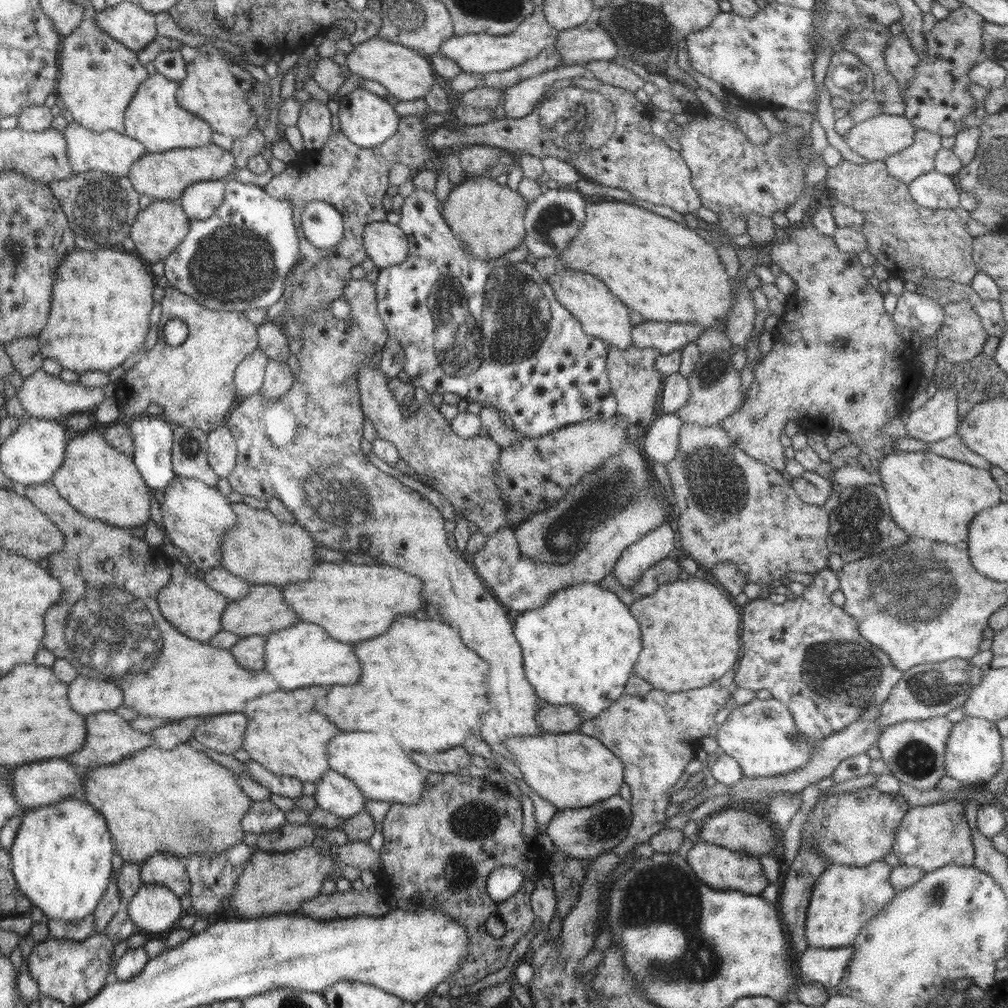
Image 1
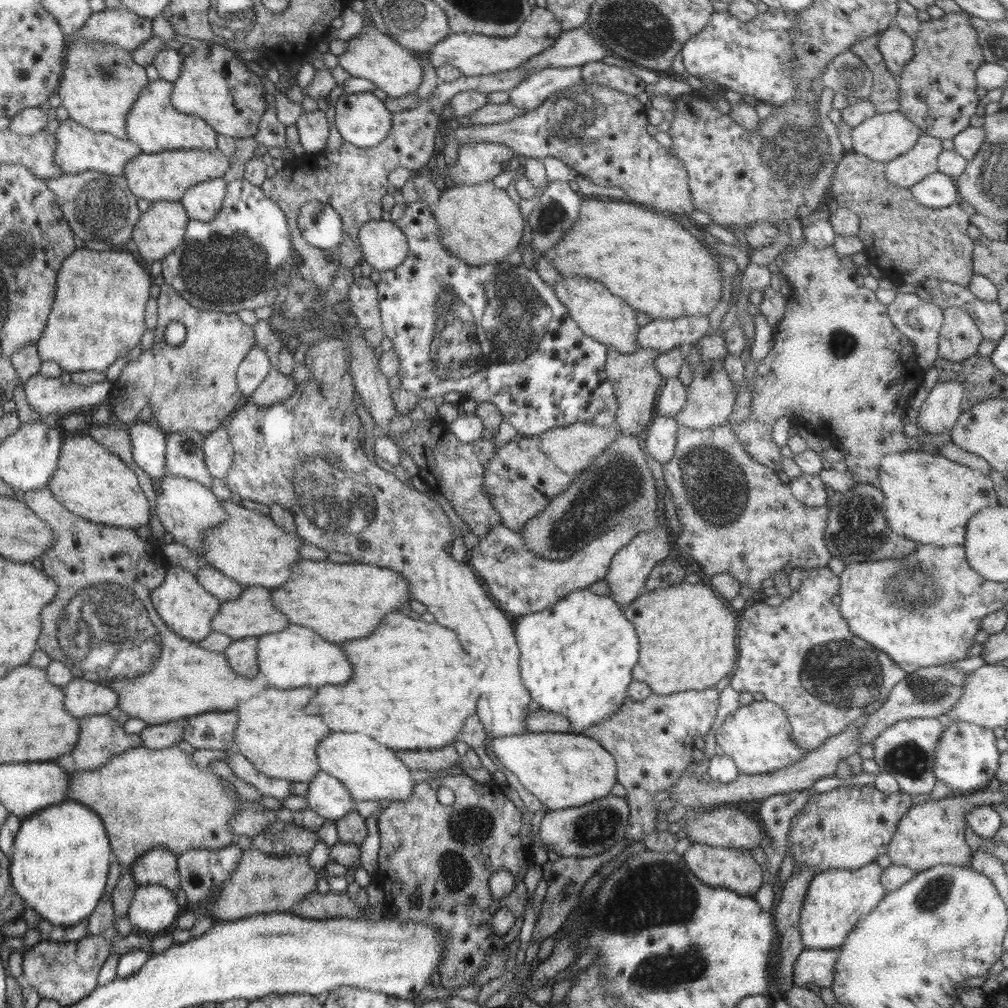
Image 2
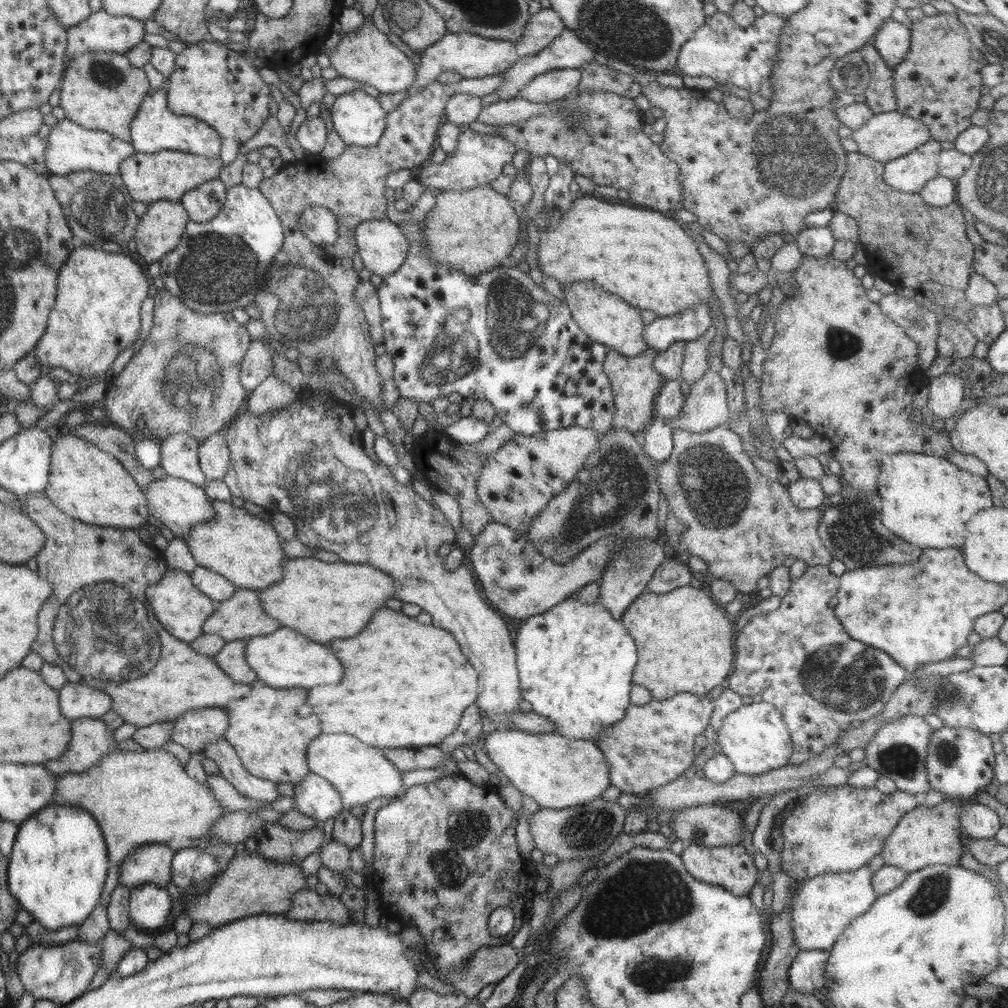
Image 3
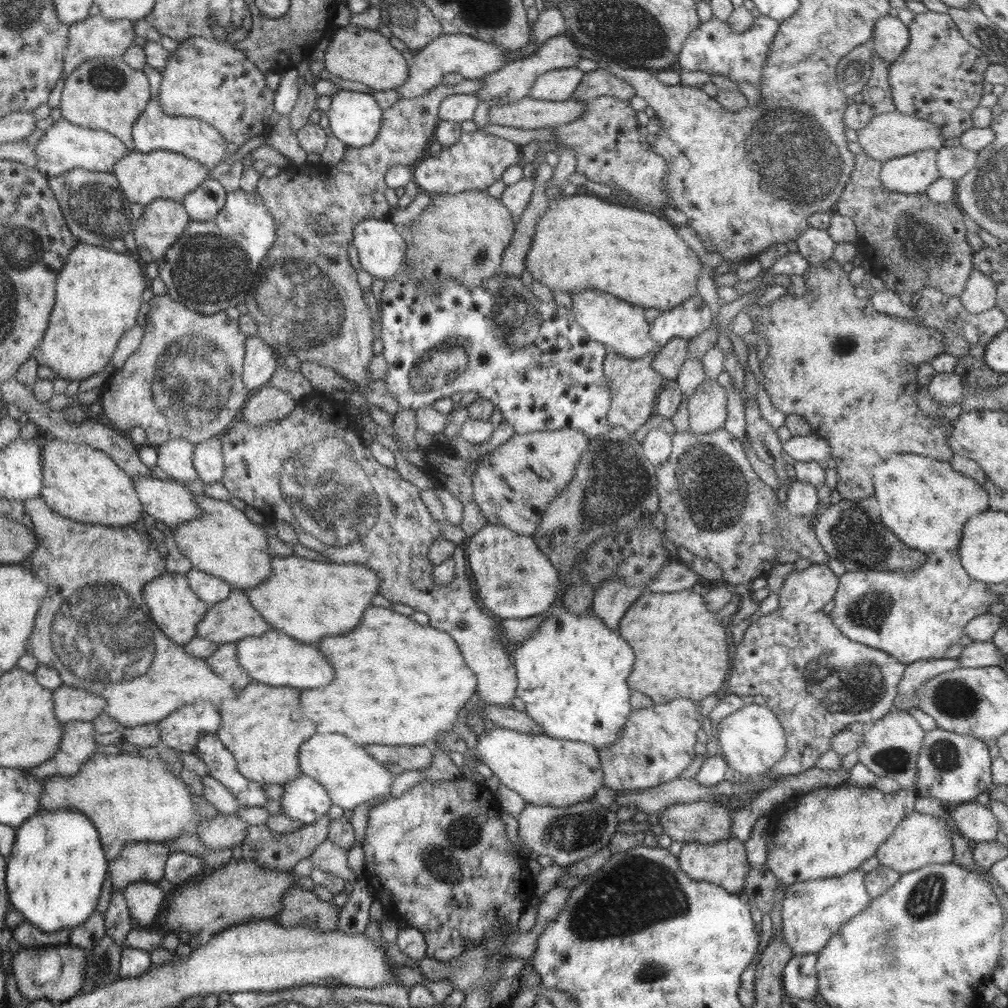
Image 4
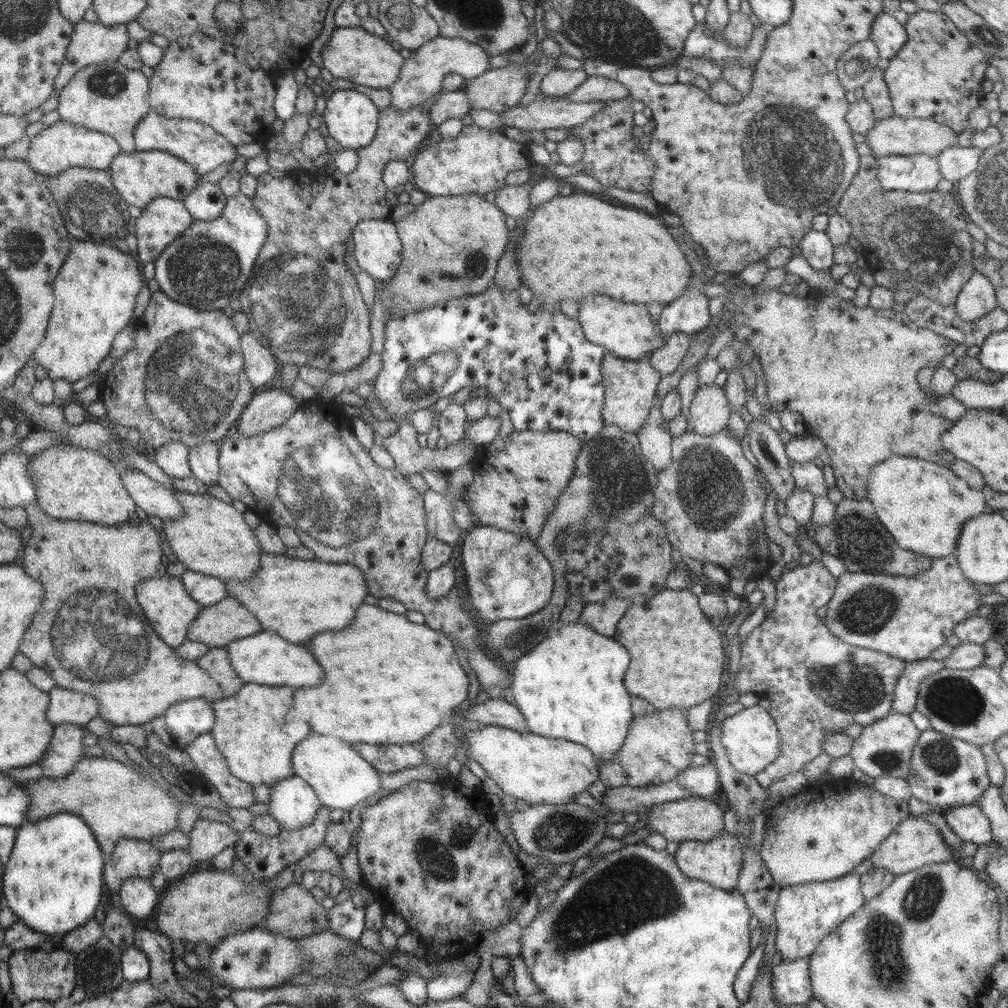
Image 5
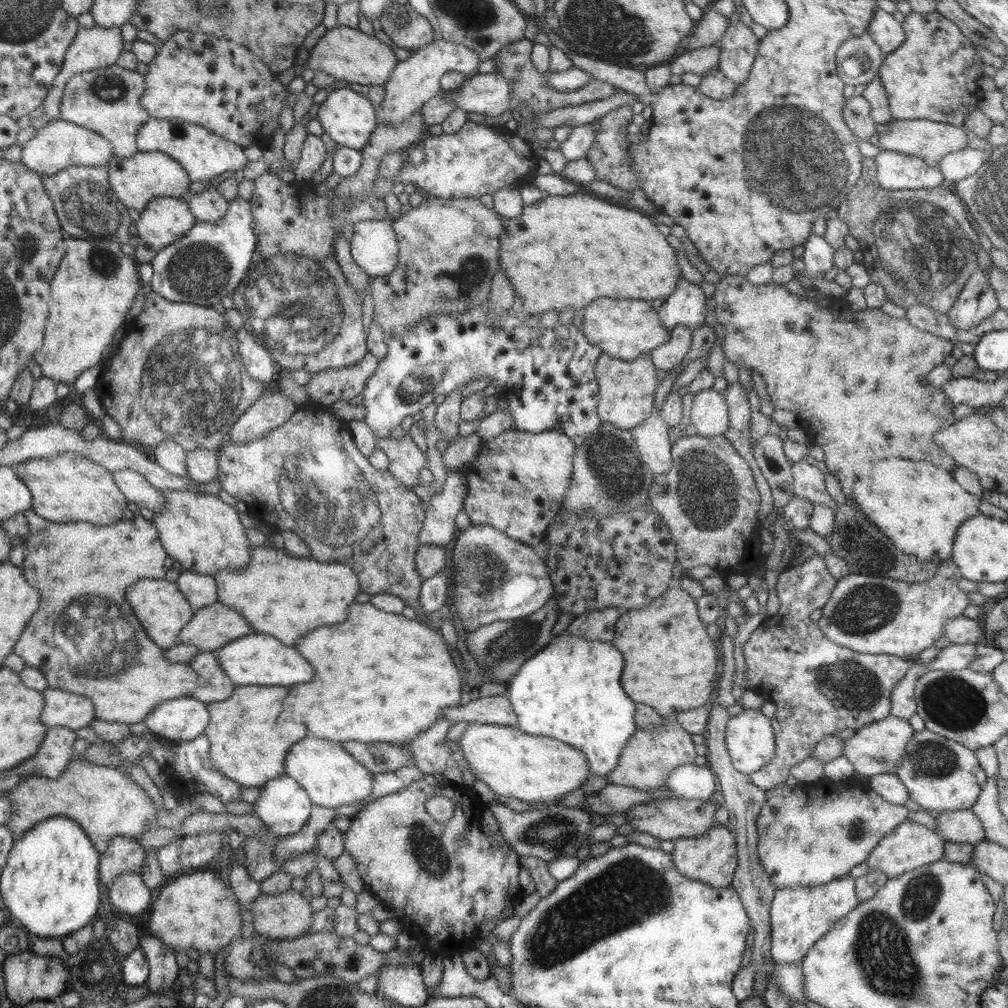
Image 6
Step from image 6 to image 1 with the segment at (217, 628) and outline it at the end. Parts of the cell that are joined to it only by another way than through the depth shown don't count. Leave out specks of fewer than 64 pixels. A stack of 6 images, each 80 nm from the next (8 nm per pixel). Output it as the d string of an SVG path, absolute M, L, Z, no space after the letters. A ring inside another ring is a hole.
M258 584L250 587L250 592L240 600L231 601L223 612L223 630L236 637L268 636L284 631L298 622L298 615L284 602L283 587Z

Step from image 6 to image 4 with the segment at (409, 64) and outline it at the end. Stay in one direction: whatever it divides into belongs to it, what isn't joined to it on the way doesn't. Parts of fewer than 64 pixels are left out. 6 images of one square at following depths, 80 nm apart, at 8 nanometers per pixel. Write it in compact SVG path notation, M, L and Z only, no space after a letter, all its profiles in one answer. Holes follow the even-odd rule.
M446 34L434 39L426 47L417 52L410 53L413 59L410 76L403 86L395 91L400 99L418 98L438 87L443 82L444 75L458 73L464 79L481 79L484 75L492 74L506 66L504 54L512 50L503 48L503 45L494 44L492 41L478 40L476 37L462 34Z

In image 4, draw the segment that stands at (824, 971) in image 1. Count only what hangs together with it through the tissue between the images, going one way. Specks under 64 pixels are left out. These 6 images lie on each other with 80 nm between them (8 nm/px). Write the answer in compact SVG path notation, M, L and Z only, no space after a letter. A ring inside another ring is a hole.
M817 954L794 955L784 967L782 984L785 996L811 1000L817 994Z

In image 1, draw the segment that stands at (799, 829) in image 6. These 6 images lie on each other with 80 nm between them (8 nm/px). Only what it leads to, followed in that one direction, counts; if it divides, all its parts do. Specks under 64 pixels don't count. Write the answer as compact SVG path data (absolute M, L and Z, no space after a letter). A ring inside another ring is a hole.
M875 785L831 796L821 794L804 822L801 838L811 842L829 865L868 866L891 852L896 831L908 810L910 806L900 793L884 794Z

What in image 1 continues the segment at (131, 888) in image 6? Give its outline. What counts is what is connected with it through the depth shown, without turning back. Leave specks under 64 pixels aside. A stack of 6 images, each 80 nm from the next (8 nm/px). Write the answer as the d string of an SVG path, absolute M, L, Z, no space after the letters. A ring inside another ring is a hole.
M143 884L126 911L132 922L150 936L170 930L182 916L182 904L180 897L164 885Z

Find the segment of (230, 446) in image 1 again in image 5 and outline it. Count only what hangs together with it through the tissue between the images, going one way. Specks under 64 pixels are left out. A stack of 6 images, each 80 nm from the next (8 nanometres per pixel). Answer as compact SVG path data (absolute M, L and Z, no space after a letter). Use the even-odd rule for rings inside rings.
M216 441L200 443L190 450L190 467L193 476L204 484L217 484L221 471L219 465L219 445Z

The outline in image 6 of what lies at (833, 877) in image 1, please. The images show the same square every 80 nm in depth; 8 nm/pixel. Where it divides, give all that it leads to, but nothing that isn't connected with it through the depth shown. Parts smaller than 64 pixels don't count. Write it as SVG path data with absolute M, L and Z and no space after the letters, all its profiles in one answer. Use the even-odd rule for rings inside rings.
M849 874L828 884L820 884L812 887L795 887L776 889L774 900L770 907L770 928L771 928L771 960L778 964L798 964L806 956L812 945L820 940L835 925L837 920L846 916L853 908L856 908L861 901L856 897L855 880Z

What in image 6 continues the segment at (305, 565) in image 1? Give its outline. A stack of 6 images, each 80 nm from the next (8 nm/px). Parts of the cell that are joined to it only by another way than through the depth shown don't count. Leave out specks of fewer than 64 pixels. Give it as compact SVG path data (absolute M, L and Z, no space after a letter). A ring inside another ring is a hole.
M167 490L163 491L163 496L166 496L167 507L153 514L152 523L159 531L159 539L163 541L168 556L180 562L183 570L214 576L218 571L242 570L251 562L251 550L248 550L250 542L244 534L244 526L238 520L238 510L224 503L218 494Z

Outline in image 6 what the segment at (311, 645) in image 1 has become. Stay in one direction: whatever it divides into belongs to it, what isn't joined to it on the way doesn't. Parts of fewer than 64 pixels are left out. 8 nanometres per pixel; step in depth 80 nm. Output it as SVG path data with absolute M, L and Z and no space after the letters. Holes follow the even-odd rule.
M252 633L243 638L233 640L226 647L219 649L220 665L232 683L238 686L292 686L292 684L304 684L314 678L312 666L290 646L284 646L283 642L266 634Z

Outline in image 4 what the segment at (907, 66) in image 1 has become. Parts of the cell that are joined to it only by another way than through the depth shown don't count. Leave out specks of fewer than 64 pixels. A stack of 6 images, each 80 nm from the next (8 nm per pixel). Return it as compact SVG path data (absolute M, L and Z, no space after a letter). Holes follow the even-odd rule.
M888 14L876 21L870 43L878 57L891 64L904 52L909 42L909 28L897 16Z

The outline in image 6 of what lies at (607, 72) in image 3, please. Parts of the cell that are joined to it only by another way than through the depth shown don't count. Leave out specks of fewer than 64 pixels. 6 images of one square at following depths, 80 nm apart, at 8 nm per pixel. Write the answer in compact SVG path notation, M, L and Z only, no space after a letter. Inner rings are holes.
M523 38L515 43L507 44L498 54L492 57L495 62L495 72L504 76L505 80L509 80L511 84L510 108L515 114L519 114L520 104L526 105L528 112L546 112L554 110L561 106L580 106L587 102L596 102L608 98L616 89L611 84L602 80L592 79L586 86L573 91L557 91L550 86L549 73L539 72L534 67L530 53L534 42Z

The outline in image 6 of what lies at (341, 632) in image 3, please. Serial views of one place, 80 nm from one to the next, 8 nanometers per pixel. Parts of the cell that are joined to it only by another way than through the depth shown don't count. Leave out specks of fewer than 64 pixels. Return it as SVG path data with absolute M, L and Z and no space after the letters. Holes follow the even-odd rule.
M255 546L251 550L251 562L239 571L218 571L214 576L217 586L217 602L234 608L242 617L246 617L248 625L252 626L252 633L266 634L283 642L294 644L302 634L318 628L340 624L346 620L351 604L356 595L361 592L358 573L351 565L338 563L324 563L309 557L293 557L284 550L270 546Z

